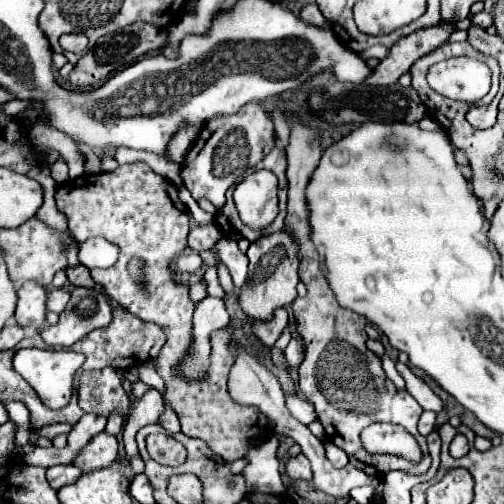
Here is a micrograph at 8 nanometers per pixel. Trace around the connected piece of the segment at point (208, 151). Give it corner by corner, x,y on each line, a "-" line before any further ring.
258,103
244,105
236,115
208,121
198,133
198,139
192,145
192,151
188,151
182,163
180,175
182,175
184,187
192,193
196,201
208,199
216,205
216,209
222,209
226,203
224,195
228,187
238,177
242,177
248,169
256,167
256,163
264,159
264,155
268,155
272,147
274,147
274,125
272,125
272,119

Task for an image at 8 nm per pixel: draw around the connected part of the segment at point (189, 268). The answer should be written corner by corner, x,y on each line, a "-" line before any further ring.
198,253
176,257
176,267
178,267
180,271
184,271
184,273
194,273
194,271
198,271
202,265
204,265
204,261
200,259

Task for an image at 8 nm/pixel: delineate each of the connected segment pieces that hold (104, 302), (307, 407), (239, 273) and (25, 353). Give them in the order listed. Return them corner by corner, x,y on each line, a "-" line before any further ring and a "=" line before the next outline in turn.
76,287
58,323
42,329
40,335
50,347
70,347
86,333
106,327
110,321
112,305
106,295
90,287
=
286,395
286,405
290,409
290,413
304,425
316,421
316,413
314,413
314,407
302,399
300,395
=
222,237
214,243
214,253
228,267
236,289
240,289
248,275
248,257
238,249
238,243
234,239
=
18,349
14,353
14,369
38,391
38,397
46,403
50,409
60,409
68,405
74,389
74,375
84,363
84,355
76,351
52,351
52,349

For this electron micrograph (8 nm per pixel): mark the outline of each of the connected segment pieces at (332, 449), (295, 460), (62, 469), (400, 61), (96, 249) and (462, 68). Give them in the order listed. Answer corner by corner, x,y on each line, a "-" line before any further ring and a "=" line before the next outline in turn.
326,441
324,447
326,447
326,455
334,467
346,467
348,465
348,455
340,447
336,447
332,441
=
296,455
296,457
290,457
286,461
286,475
292,479
292,481
298,481
298,479
312,479
312,471
310,471
310,461
306,459
306,455
=
56,465
56,467
50,467
46,471
46,479
48,479
50,487
56,489
56,491
64,485
76,483
80,479
80,475
82,475
82,471
74,465
=
440,23
436,27
420,29
420,31
410,33
408,37
400,39
390,49
388,57
378,63
378,67
366,79
366,83
372,83
372,85
392,85
392,83
396,83
398,77
404,75
416,59
420,59
426,53
434,51
436,47
444,45
452,31
454,31
452,23
=
92,237
86,243
80,243
78,261
88,269
112,267
116,263
116,257
118,257
118,247
108,243
104,237
=
454,57
430,67
427,81
434,91
448,99
476,103
490,91
490,69
482,61

